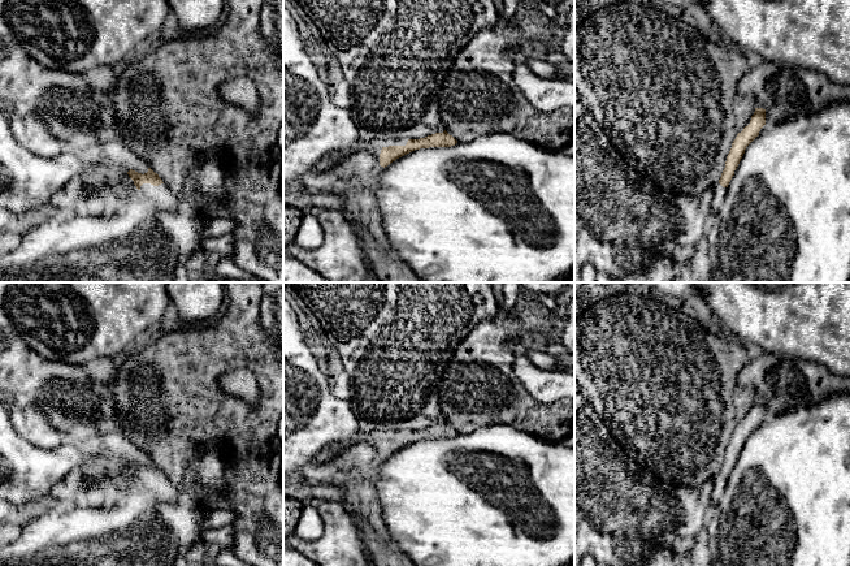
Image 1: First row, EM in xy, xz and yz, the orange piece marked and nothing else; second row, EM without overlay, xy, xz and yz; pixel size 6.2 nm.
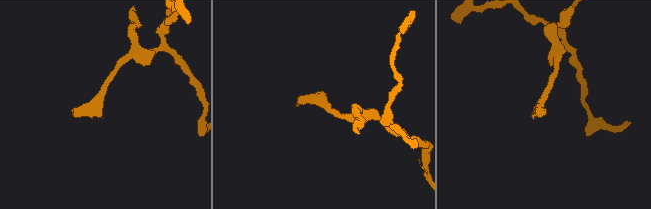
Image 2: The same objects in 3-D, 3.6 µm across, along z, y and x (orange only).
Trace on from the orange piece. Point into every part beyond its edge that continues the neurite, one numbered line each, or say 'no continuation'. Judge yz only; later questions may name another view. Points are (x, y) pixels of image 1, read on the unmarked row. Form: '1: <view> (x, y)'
1: yz (719, 483)

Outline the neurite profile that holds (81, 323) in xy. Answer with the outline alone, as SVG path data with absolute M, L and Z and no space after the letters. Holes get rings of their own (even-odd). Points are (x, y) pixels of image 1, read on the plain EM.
M0 282L0 330L22 337L49 360L71 364L114 362L146 336L166 325L172 314L168 282Z

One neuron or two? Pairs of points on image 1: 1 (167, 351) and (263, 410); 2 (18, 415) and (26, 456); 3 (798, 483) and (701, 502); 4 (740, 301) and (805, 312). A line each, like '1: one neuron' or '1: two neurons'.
1: one neuron
2: two neurons
3: two neurons
4: one neuron

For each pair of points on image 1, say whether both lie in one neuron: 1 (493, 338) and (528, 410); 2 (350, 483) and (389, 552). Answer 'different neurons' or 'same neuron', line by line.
1: same neuron
2: same neuron

